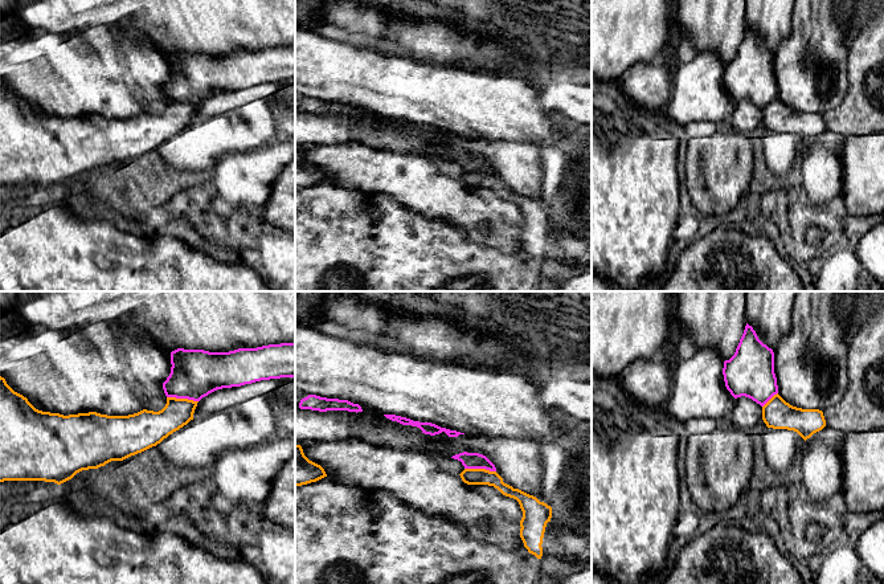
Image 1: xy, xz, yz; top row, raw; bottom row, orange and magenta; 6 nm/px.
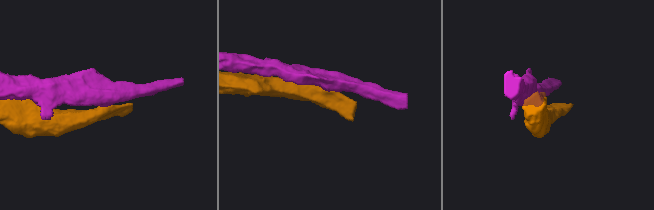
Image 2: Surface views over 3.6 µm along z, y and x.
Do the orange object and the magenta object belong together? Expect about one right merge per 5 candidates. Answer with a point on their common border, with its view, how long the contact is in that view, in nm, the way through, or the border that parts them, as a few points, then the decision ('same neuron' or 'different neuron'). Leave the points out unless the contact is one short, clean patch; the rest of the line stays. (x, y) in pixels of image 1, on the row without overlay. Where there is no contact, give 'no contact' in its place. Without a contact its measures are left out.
xy (183, 102) | 190 nm | along xy (167, 99), (197, 105) | different neuron

